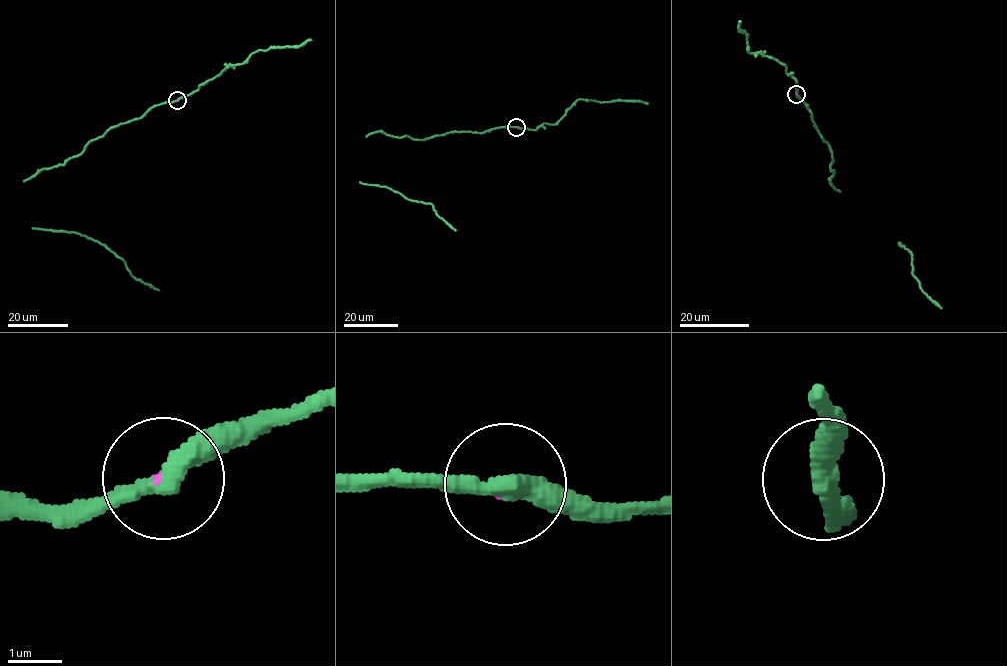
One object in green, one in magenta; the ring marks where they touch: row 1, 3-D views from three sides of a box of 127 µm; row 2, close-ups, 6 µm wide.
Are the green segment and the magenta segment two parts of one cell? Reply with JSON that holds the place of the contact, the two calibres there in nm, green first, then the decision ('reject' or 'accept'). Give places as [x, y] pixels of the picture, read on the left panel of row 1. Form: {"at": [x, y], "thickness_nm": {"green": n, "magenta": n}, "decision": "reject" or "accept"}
{"at": [177, 100], "thickness_nm": {"green": 360, "magenta": 70}, "decision": "reject"}

